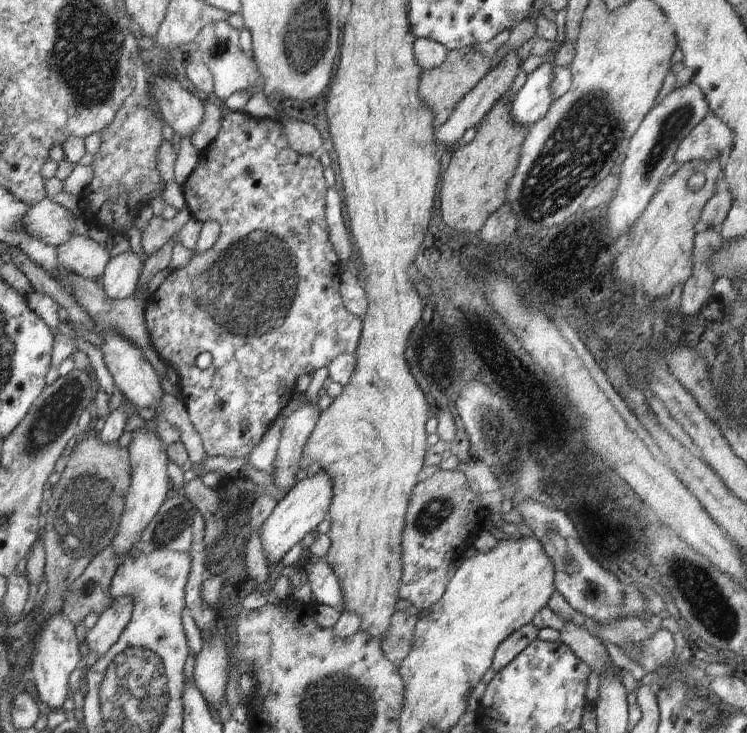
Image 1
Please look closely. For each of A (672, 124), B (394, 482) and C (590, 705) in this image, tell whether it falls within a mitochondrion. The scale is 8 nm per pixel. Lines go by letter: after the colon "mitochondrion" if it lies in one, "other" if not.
A: mitochondrion
B: other
C: other

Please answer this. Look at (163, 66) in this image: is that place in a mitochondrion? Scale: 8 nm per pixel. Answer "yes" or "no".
no

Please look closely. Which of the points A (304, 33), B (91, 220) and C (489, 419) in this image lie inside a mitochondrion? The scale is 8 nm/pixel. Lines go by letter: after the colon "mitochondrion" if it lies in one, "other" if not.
A: mitochondrion
B: other
C: mitochondrion

